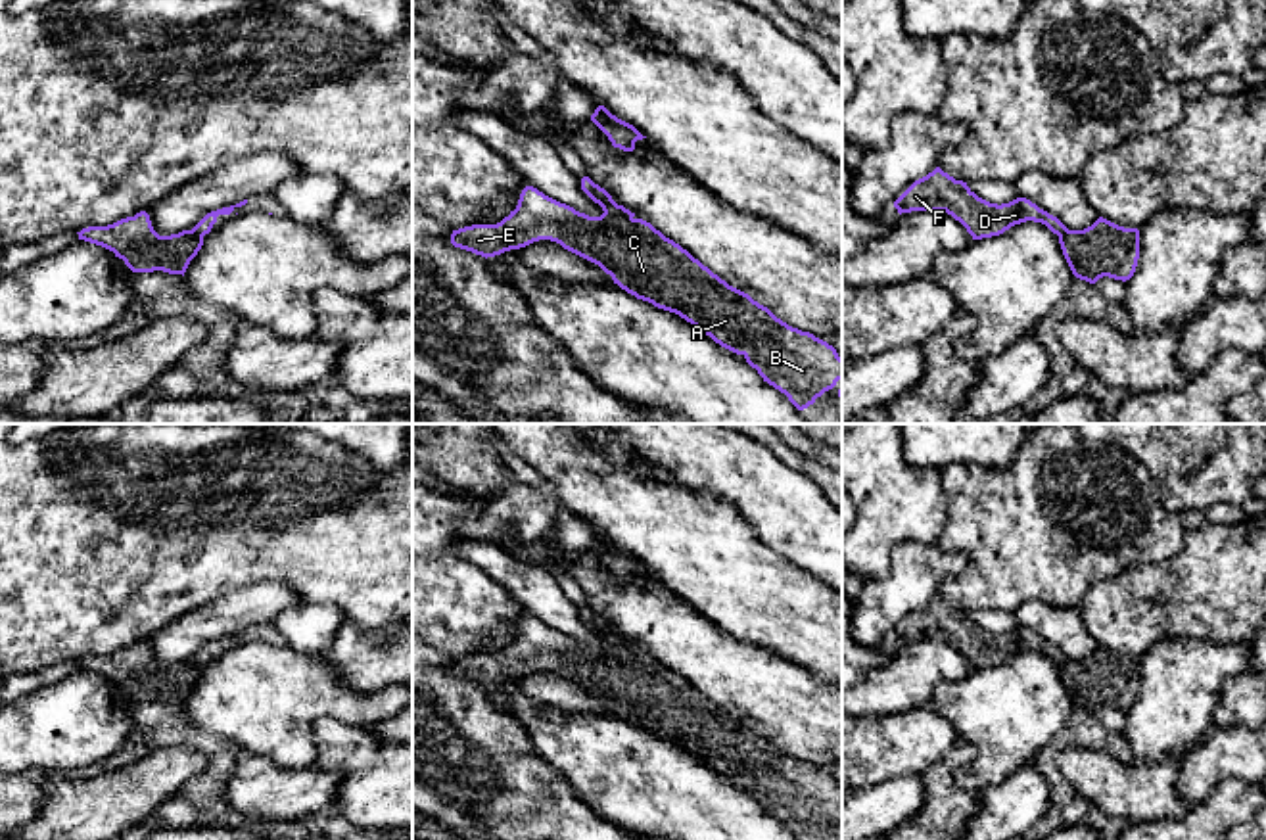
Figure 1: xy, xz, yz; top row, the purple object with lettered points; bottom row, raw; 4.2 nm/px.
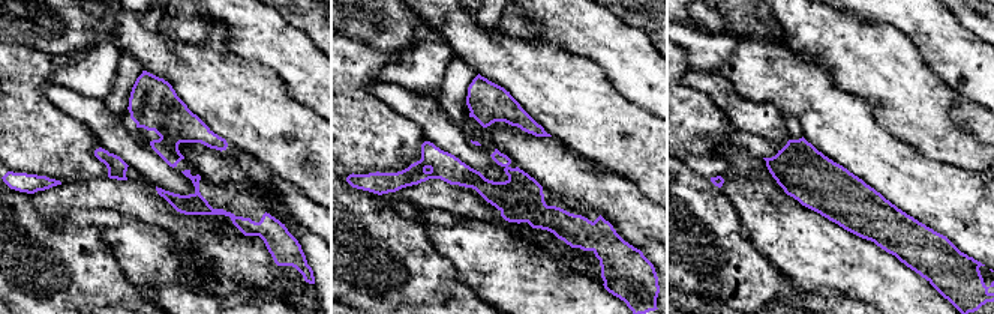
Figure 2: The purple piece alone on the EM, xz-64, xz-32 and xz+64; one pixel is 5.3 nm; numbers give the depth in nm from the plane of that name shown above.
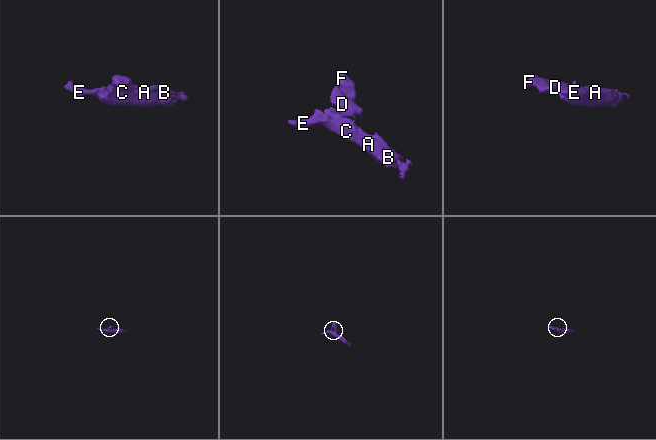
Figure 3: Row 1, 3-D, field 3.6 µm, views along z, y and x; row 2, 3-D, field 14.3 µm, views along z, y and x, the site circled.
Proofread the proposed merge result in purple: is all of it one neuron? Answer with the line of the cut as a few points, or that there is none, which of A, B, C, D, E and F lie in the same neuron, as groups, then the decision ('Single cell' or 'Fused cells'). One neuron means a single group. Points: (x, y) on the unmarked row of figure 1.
No split. Groups: A B C D E F. Single cell

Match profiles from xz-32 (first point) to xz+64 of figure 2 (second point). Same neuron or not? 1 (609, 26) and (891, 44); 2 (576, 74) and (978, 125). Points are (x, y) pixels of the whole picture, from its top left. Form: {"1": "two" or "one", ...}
{"1": "two", "2": "two"}

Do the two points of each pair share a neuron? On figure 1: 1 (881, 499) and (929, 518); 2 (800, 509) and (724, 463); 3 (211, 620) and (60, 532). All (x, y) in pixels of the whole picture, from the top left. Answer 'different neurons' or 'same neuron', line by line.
1: same neuron
2: same neuron
3: different neurons

